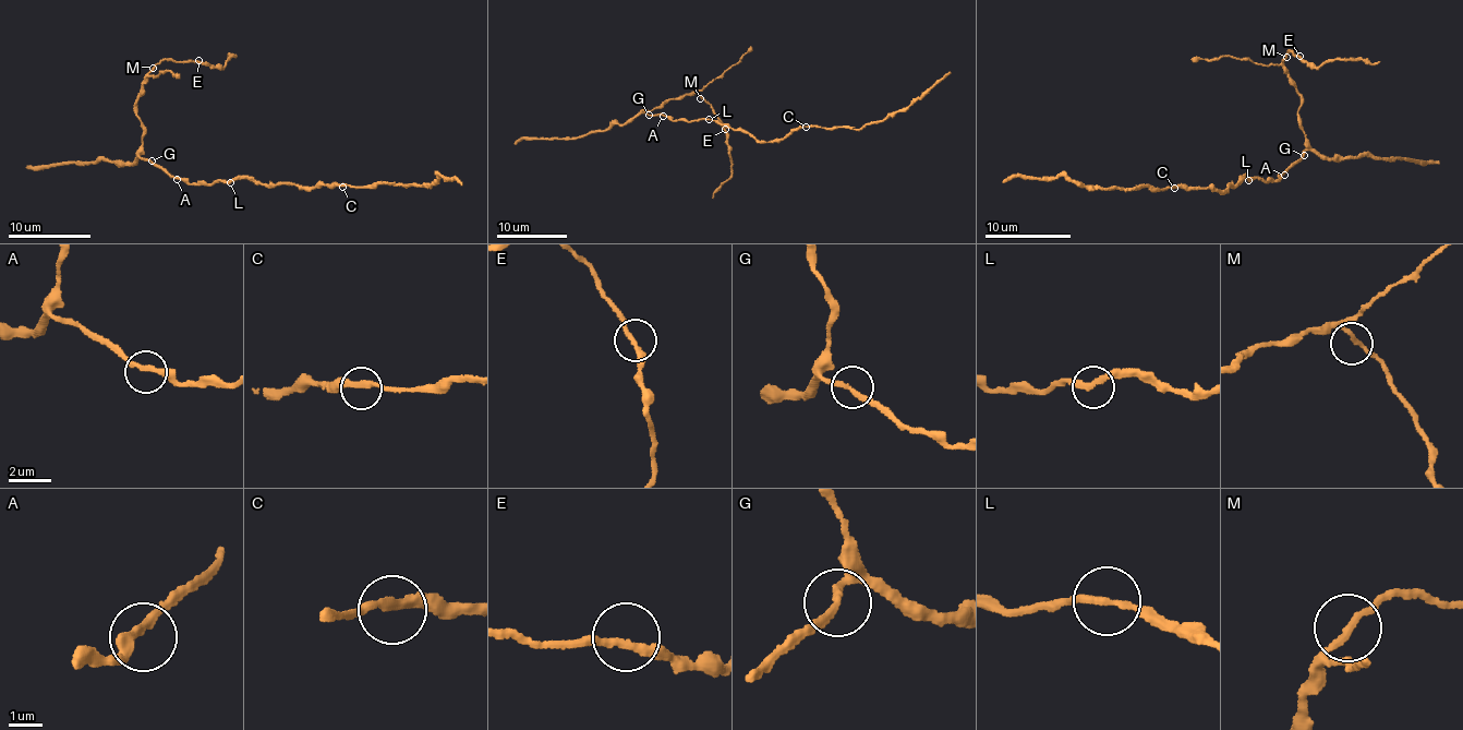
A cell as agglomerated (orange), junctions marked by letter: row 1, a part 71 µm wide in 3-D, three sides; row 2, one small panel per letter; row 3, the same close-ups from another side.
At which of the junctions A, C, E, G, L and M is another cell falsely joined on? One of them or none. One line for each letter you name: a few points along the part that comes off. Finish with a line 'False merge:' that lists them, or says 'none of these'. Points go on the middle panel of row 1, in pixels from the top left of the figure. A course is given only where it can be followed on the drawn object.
False merge: none of these

